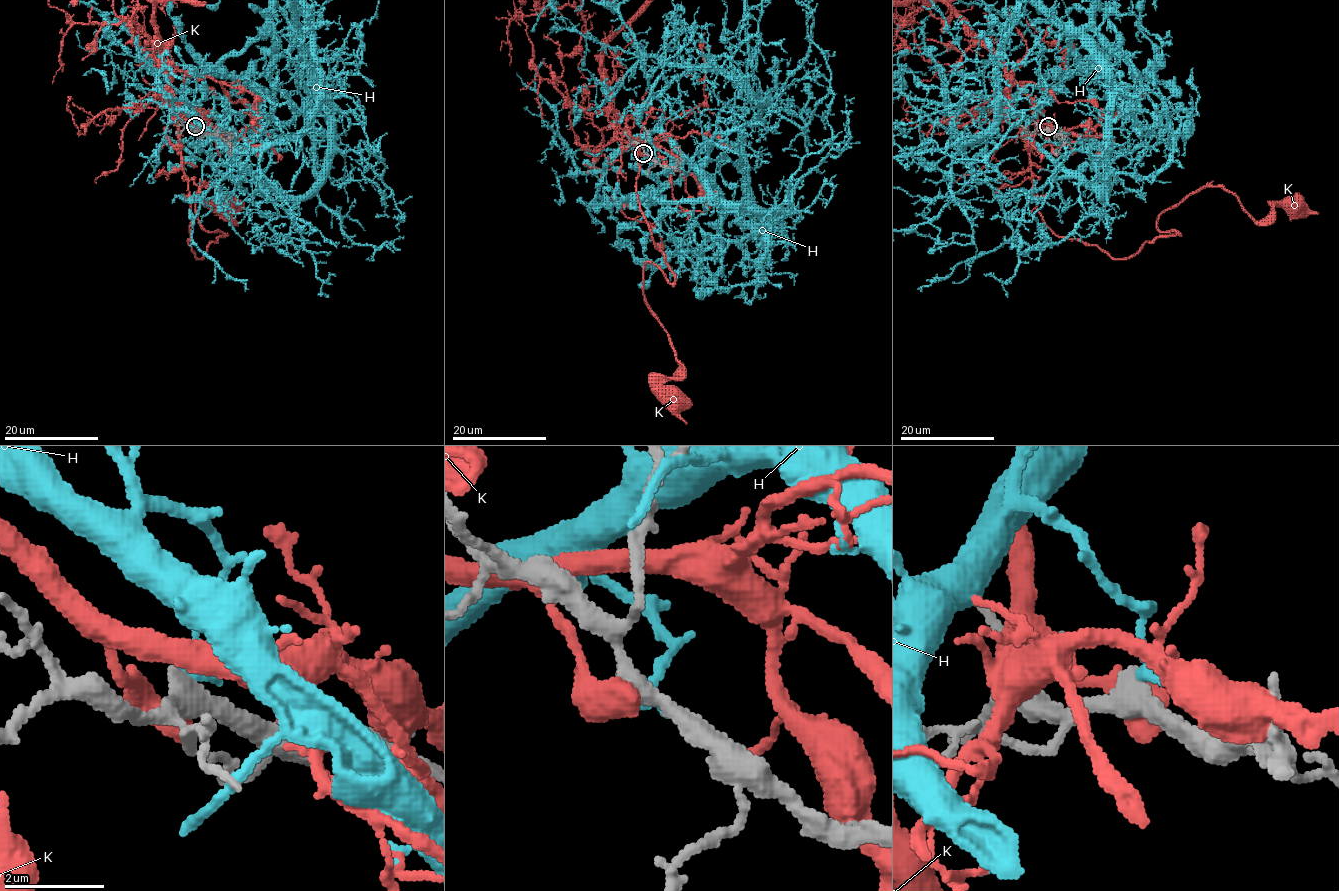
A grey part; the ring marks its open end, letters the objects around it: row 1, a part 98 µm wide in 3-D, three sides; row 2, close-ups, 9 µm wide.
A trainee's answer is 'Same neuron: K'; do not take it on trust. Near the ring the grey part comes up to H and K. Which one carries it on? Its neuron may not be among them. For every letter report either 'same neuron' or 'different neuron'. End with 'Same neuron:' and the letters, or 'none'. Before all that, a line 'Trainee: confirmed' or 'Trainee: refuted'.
Trainee: refuted
H: different neuron
K: different neuron
Same neuron: none

